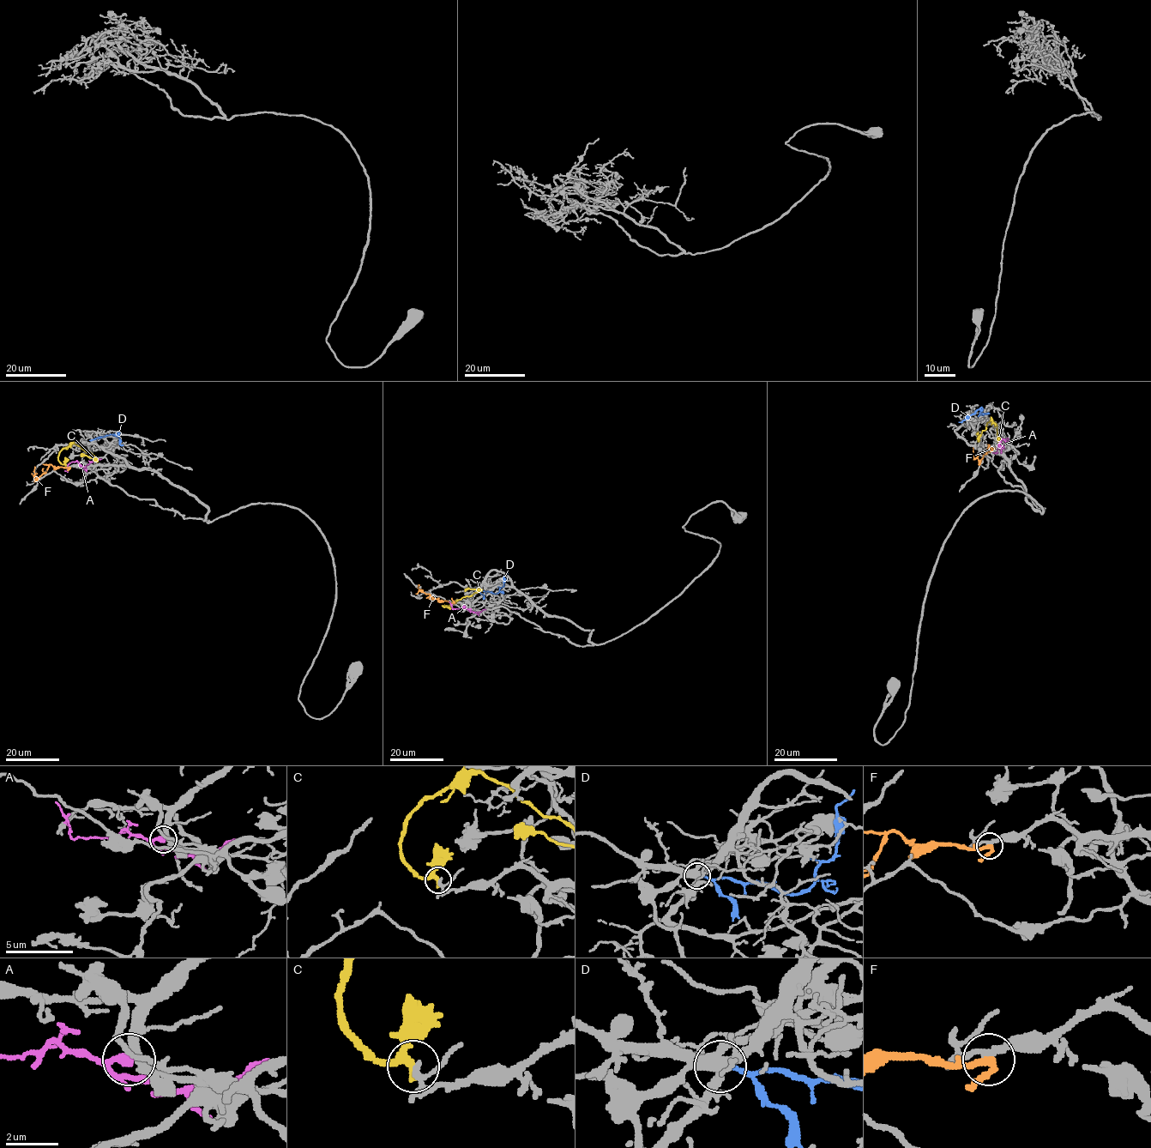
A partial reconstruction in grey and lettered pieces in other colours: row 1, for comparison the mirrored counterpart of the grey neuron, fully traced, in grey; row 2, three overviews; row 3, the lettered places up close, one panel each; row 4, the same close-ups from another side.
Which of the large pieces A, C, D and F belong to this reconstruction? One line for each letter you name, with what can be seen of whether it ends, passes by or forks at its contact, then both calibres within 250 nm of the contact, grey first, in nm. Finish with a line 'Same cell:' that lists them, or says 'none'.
Same cell: none

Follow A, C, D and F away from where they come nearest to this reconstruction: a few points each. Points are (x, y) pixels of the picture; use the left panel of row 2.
A: (87, 468), (71, 462), (65, 471)
C: (65, 464), (59, 461), (58, 453), (63, 449), (74, 444), (89, 452), (93, 457), (81, 456)
D: (92, 440), (113, 434), (123, 444)
F: (69, 468), (50, 464), (38, 477), (33, 476), (34, 467)

